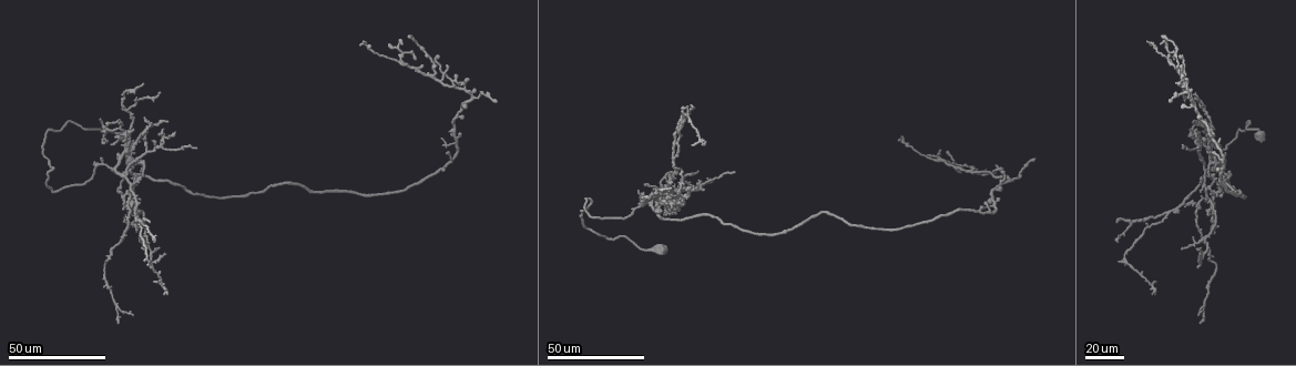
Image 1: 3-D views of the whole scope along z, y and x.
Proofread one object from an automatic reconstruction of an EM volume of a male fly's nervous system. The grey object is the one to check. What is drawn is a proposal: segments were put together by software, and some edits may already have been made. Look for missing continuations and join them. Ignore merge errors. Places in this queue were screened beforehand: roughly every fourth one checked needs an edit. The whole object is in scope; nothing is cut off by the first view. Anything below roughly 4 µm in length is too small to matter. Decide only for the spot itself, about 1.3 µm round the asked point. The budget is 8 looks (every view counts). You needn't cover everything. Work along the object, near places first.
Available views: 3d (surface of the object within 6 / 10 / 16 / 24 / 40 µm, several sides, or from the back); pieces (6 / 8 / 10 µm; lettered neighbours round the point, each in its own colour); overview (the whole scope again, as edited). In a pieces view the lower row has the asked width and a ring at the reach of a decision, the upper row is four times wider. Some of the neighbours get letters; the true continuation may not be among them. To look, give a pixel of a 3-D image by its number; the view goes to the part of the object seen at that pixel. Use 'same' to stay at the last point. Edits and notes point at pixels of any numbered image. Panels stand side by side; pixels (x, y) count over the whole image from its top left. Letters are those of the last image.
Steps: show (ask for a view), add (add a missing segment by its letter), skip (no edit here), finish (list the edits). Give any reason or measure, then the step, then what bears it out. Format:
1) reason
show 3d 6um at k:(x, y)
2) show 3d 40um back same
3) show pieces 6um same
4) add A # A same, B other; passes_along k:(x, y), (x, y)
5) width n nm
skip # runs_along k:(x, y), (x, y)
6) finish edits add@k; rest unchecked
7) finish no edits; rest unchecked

thin end
show 3d 40um at 1:(734, 172)

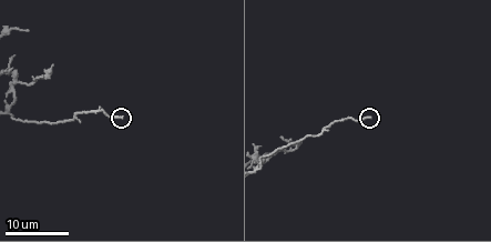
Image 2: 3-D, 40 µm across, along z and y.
what lies round it
show pieces 6um at 2:(372, 118)

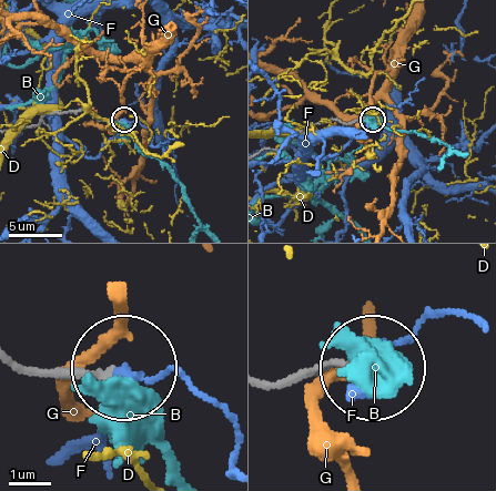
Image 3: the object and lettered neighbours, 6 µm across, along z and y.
skip # B other, D other, F other, G other; runs_along 3:(27, 365), (59, 376), (109, 368); none of them fits

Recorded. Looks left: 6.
free end
show 3d 40um at 1:(1214, 256)

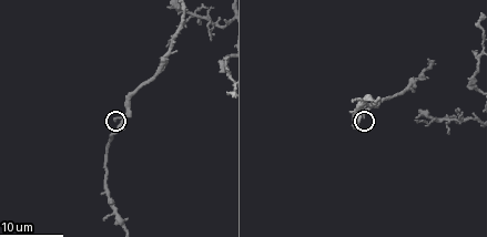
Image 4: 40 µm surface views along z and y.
show pieces 8um at 4:(364, 117)

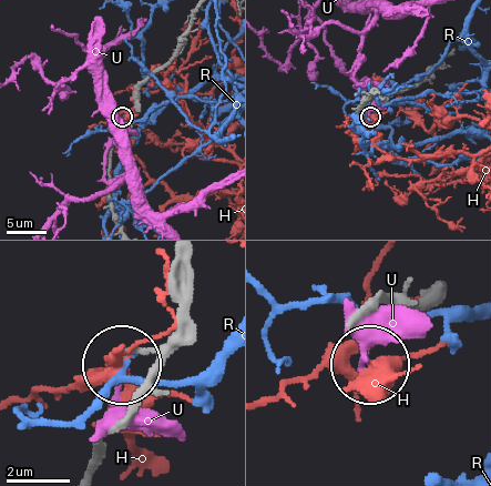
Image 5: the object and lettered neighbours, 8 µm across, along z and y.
skip # H other, R other, U other; none of them fits

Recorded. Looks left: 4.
free end
show 3d 40um at 1:(116, 324)

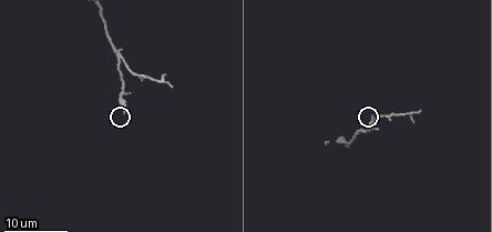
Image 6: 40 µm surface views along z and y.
zoom in
show 3d 6um at 6:(123, 110)

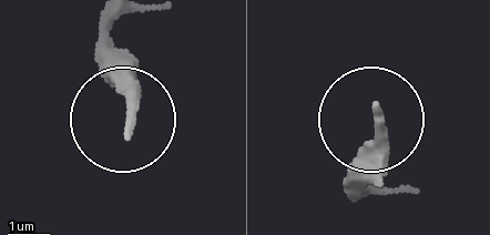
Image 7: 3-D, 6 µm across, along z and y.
show pieces 6um at 7:(377, 111)

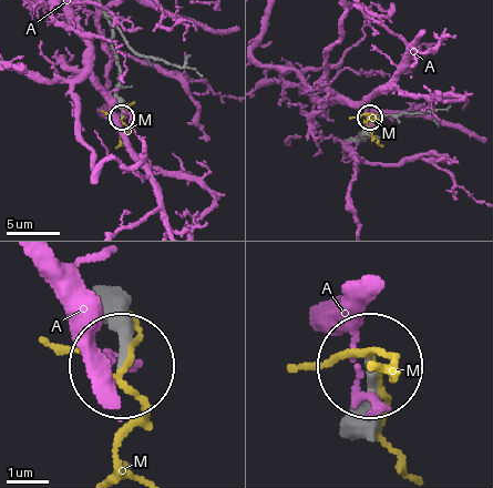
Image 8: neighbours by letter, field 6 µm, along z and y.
skip # A other, M other; no lettered segment goes on from it

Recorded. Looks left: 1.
finish no edits; rest unchecked

